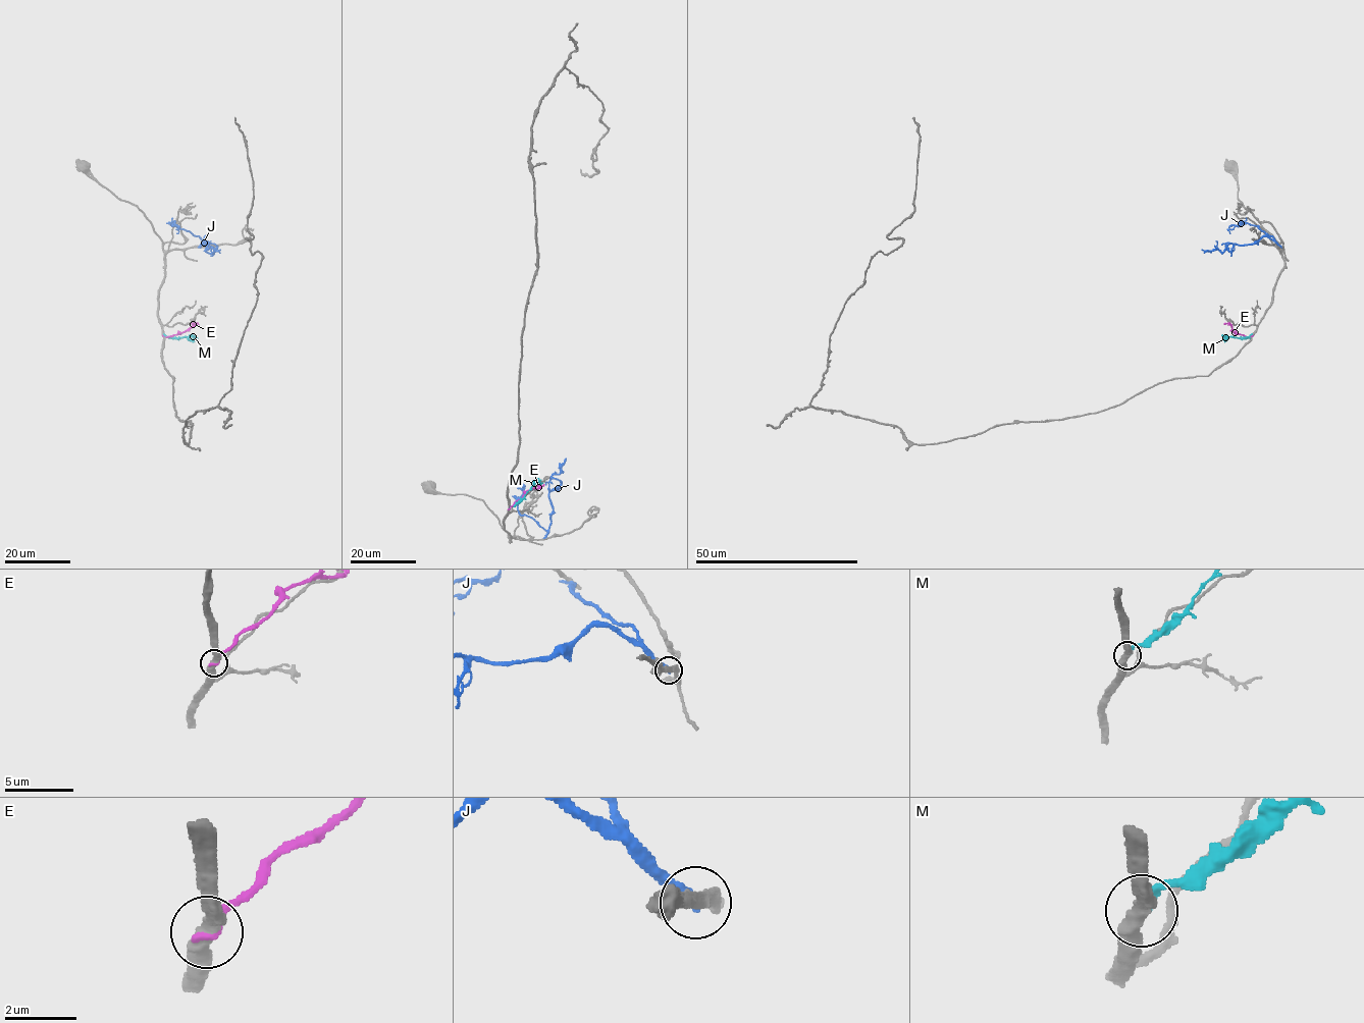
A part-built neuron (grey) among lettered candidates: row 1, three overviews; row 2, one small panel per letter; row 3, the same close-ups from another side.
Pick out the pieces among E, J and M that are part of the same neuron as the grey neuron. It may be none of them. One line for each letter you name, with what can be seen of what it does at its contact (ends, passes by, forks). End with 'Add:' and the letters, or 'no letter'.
Add: no letter

